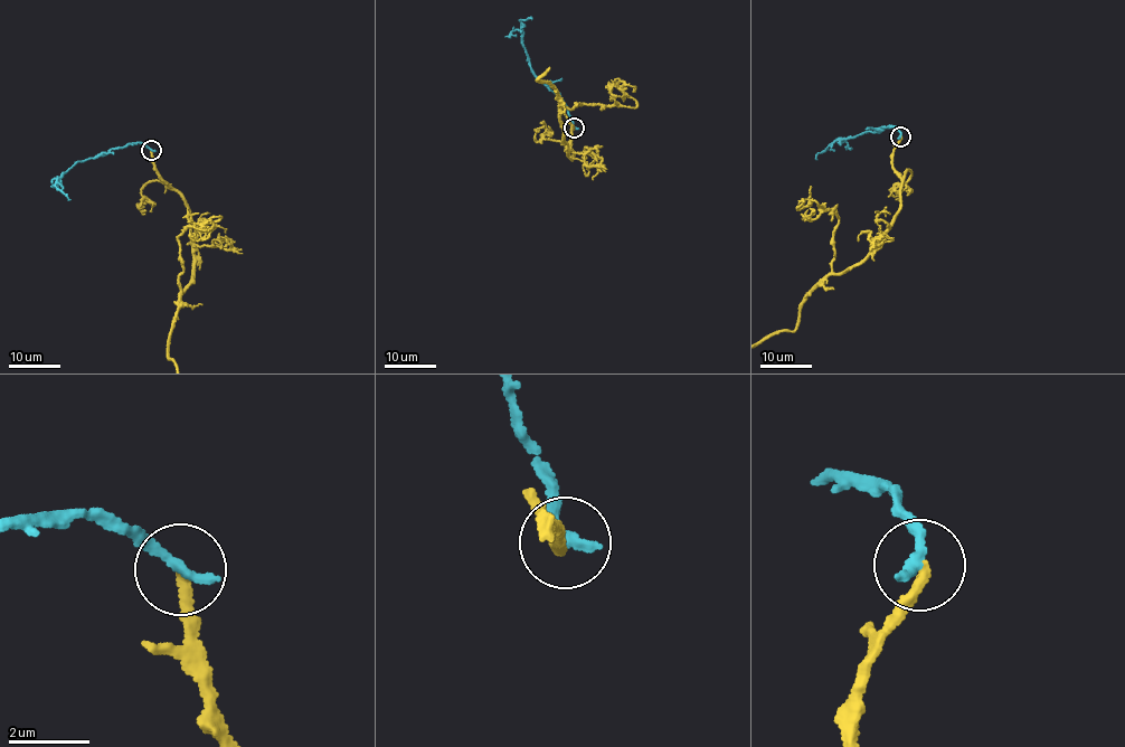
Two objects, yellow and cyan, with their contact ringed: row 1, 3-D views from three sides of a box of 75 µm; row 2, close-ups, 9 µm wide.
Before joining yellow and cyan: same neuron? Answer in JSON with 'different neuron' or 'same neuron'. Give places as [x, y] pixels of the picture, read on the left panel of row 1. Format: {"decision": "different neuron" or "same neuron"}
{"decision": "different neuron"}

